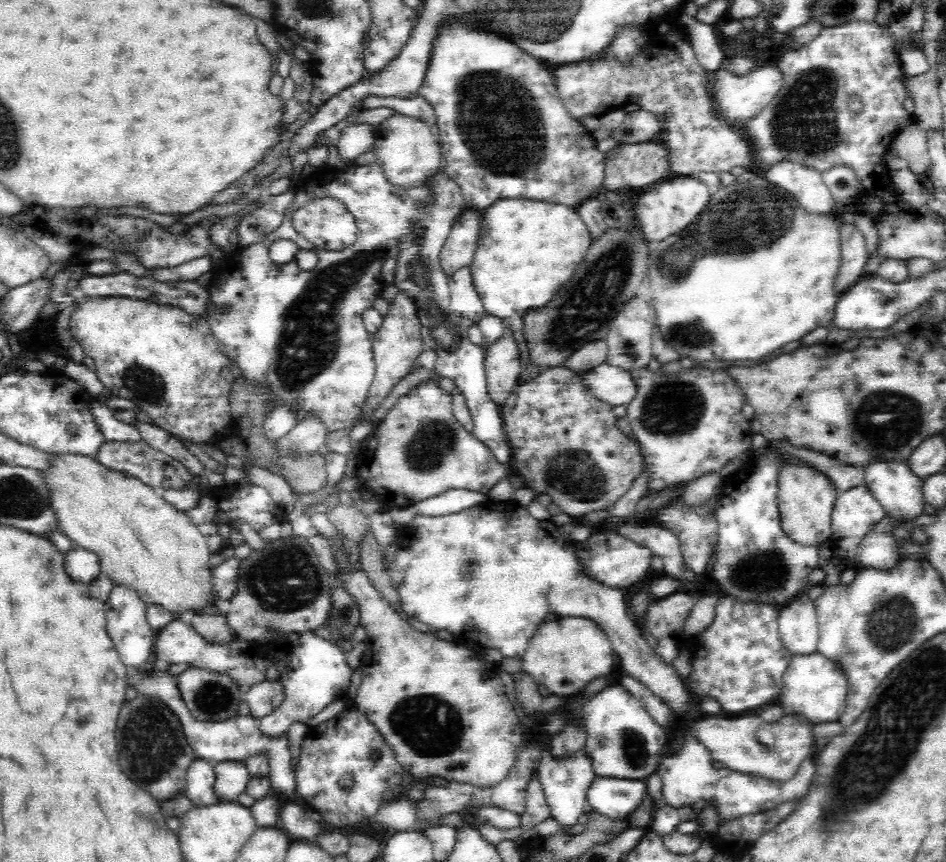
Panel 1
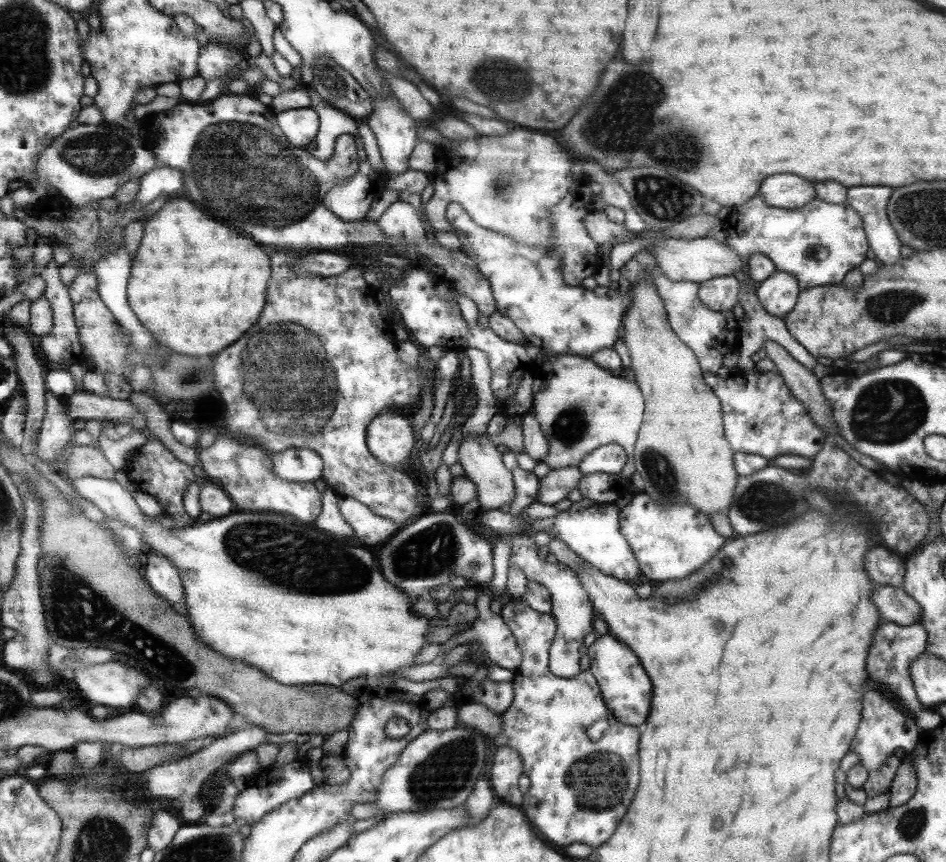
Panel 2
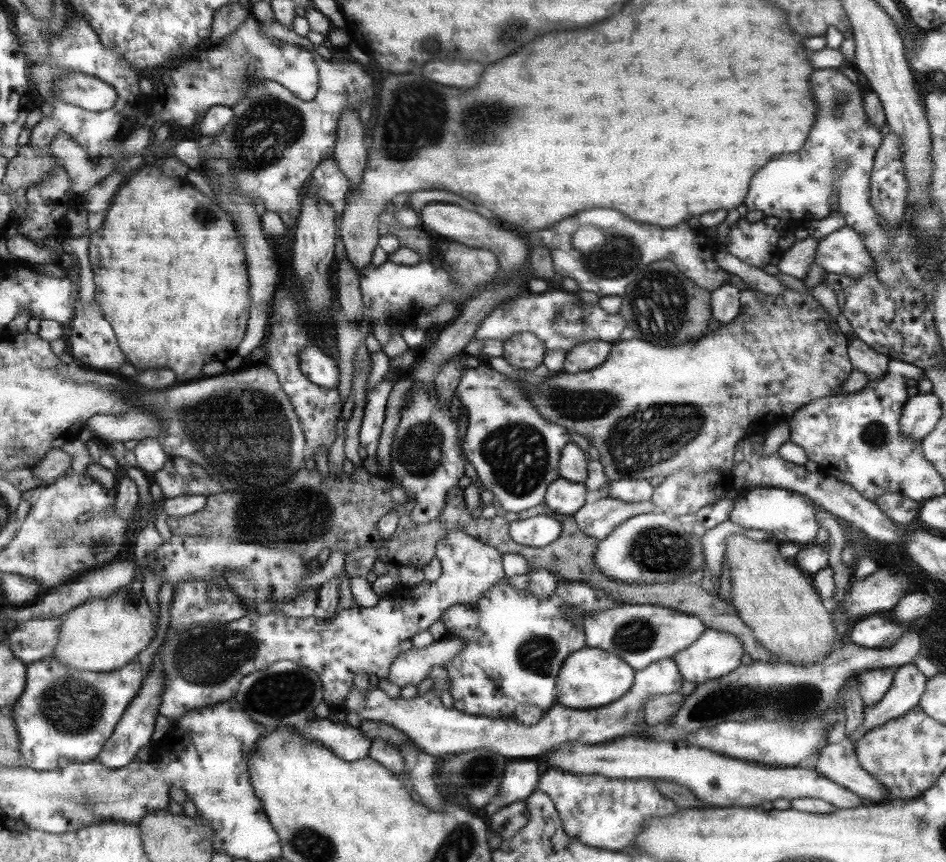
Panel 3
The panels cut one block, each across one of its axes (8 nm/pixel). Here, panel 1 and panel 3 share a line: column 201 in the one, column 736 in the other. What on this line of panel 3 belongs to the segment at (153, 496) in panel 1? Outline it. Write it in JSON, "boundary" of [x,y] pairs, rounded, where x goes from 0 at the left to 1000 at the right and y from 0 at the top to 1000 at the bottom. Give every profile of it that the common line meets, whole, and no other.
{"boundary":[[[774,619],[767,624],[765,658],[771,698],[778,705],[779,713],[795,731],[803,747],[808,748],[816,760],[825,762],[827,768],[838,768],[844,771],[865,769],[877,760],[884,751],[887,735],[884,724],[879,724],[875,708],[869,703],[868,689],[863,687],[856,671],[831,652],[822,640],[820,629],[816,626],[799,628],[791,625],[786,619]]]}

